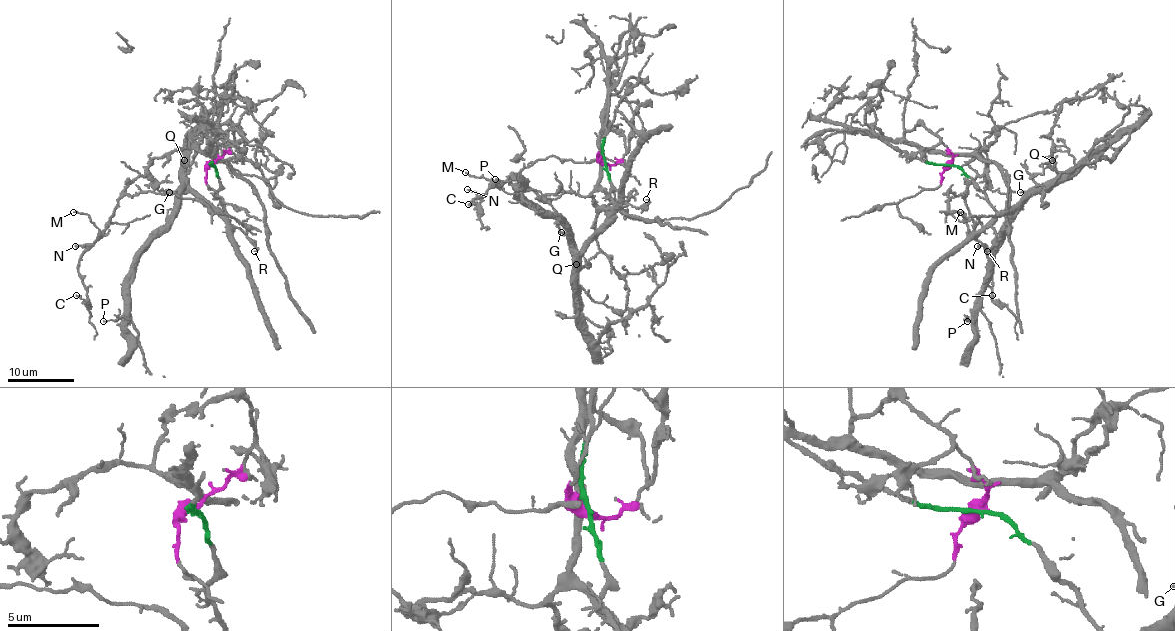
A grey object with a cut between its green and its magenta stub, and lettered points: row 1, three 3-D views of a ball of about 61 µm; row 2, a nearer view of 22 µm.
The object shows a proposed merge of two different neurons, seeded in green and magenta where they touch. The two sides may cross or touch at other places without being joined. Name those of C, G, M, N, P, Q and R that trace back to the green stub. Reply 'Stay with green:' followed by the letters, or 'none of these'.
Stay with green: G, P, Q, R

